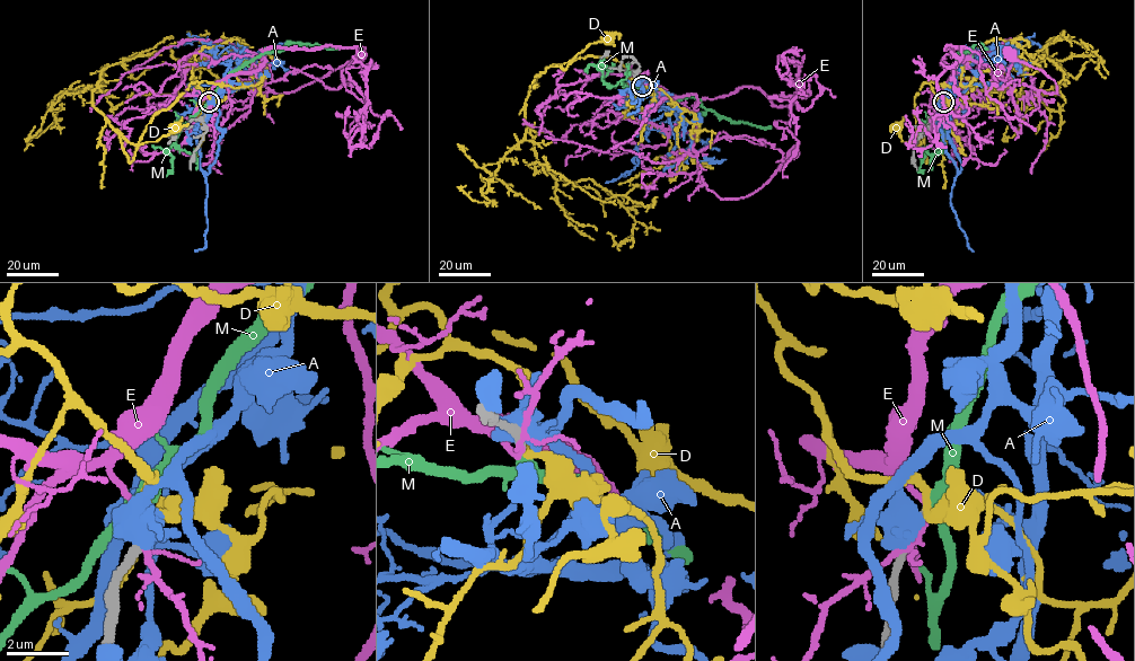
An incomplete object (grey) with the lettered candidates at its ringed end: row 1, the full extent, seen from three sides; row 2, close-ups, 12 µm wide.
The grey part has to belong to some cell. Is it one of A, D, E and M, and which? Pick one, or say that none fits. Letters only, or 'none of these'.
M

